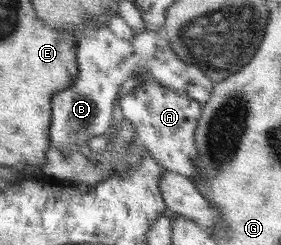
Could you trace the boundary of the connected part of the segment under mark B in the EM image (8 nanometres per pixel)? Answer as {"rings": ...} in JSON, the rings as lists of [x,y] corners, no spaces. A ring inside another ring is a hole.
{"rings":[[[86,23],[77,44],[76,61],[78,61],[78,76],[74,78],[74,84],[66,86],[64,90],[60,90],[56,96],[52,97],[52,120],[50,120],[49,134],[50,144],[53,148],[62,150],[63,147],[68,147],[72,154],[81,153],[83,147],[87,147],[88,140],[93,136],[100,136],[108,132],[117,98],[125,90],[125,87],[133,82],[133,77],[136,74],[145,77],[145,72],[151,72],[148,77],[150,80],[156,80],[162,86],[168,86],[178,94],[186,94],[188,98],[192,98],[202,105],[210,98],[213,91],[214,83],[206,78],[206,75],[198,67],[182,62],[174,53],[162,31],[145,31],[132,39],[117,41],[115,35],[107,27],[101,26],[100,23]]]}

